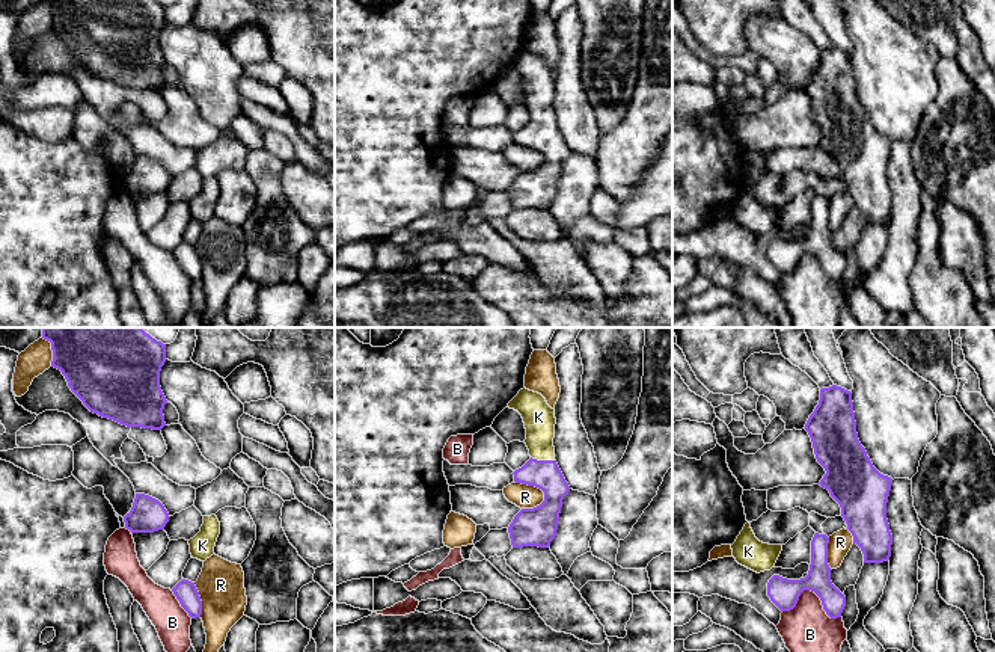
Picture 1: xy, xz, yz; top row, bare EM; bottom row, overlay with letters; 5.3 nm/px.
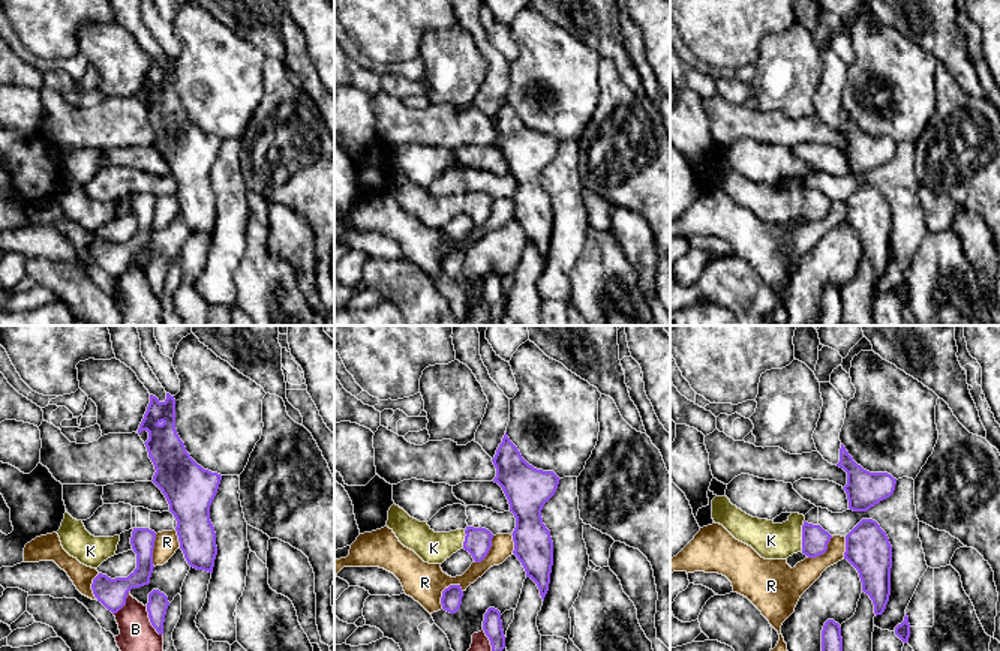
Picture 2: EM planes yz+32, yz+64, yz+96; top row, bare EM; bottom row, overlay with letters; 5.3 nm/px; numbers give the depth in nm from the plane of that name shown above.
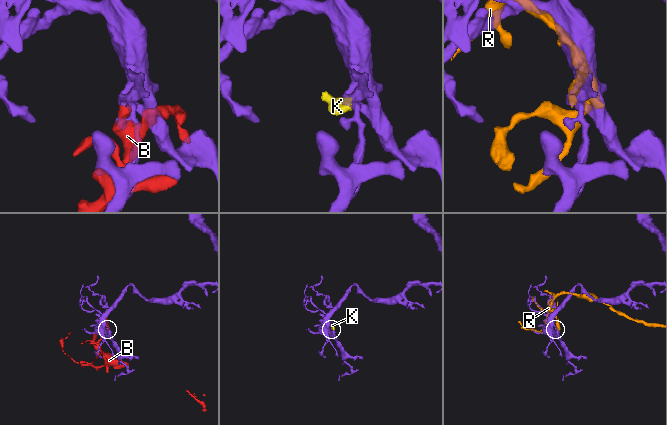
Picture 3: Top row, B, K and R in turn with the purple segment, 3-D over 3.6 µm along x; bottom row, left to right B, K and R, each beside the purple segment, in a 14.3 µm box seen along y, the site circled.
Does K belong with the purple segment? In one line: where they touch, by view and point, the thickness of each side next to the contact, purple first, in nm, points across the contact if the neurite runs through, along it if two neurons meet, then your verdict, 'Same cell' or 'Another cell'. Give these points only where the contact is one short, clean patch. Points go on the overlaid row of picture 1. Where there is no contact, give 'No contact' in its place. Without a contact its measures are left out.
Touches purple at xz (543, 461). Thickness 160 nm (purple) against 170 nm. Path across: xz (544, 474), (543, 461), (538, 417). Same cell

